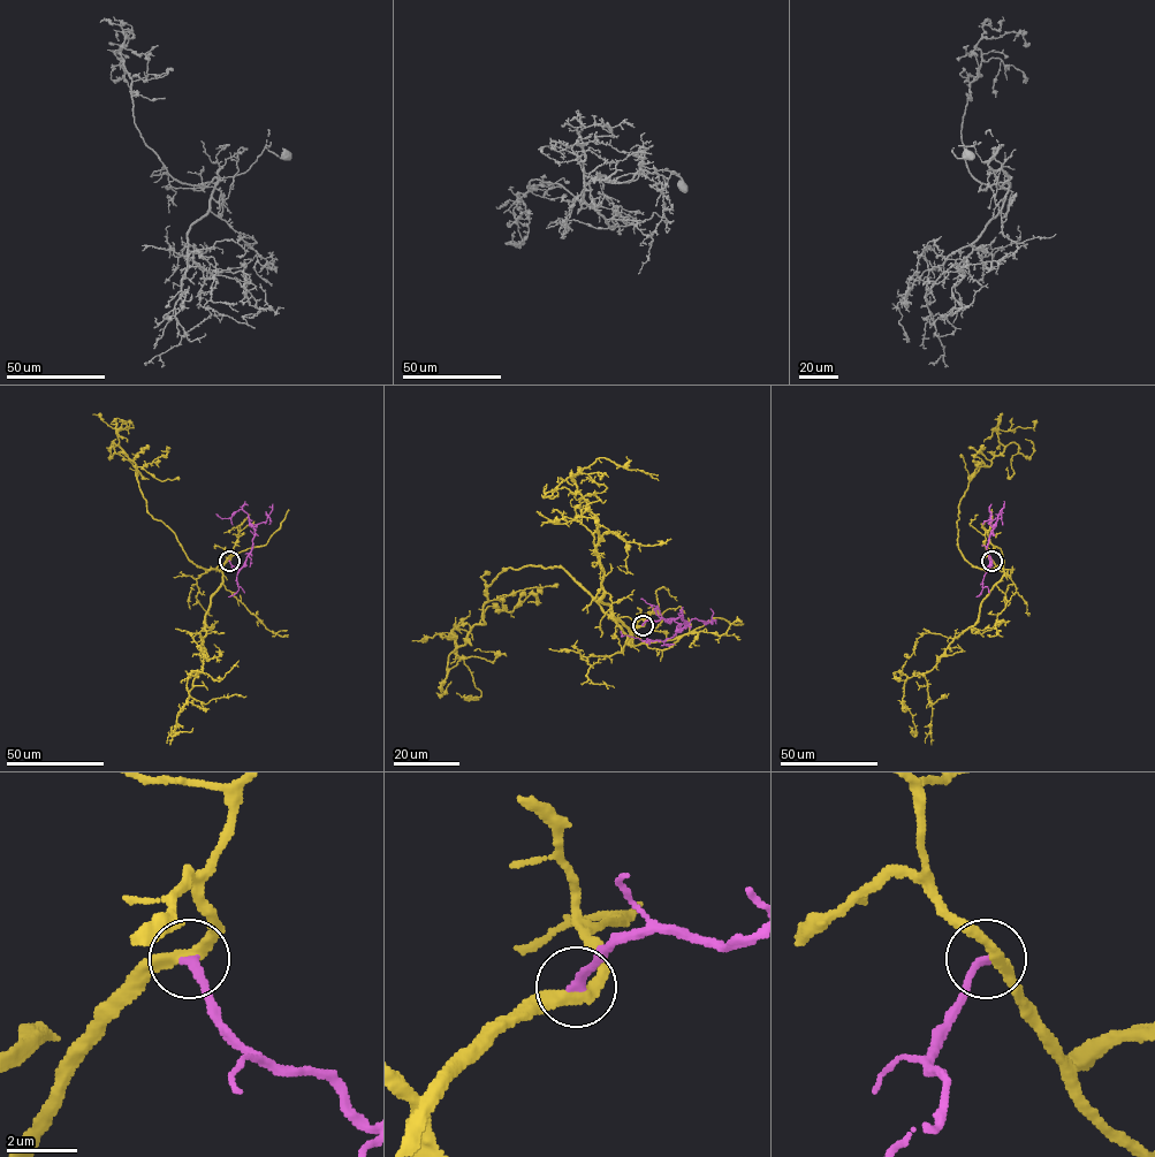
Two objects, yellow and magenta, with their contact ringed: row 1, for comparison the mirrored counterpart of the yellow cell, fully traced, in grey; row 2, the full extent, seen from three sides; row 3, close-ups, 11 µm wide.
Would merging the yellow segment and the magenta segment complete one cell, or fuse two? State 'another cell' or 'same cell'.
same cell

